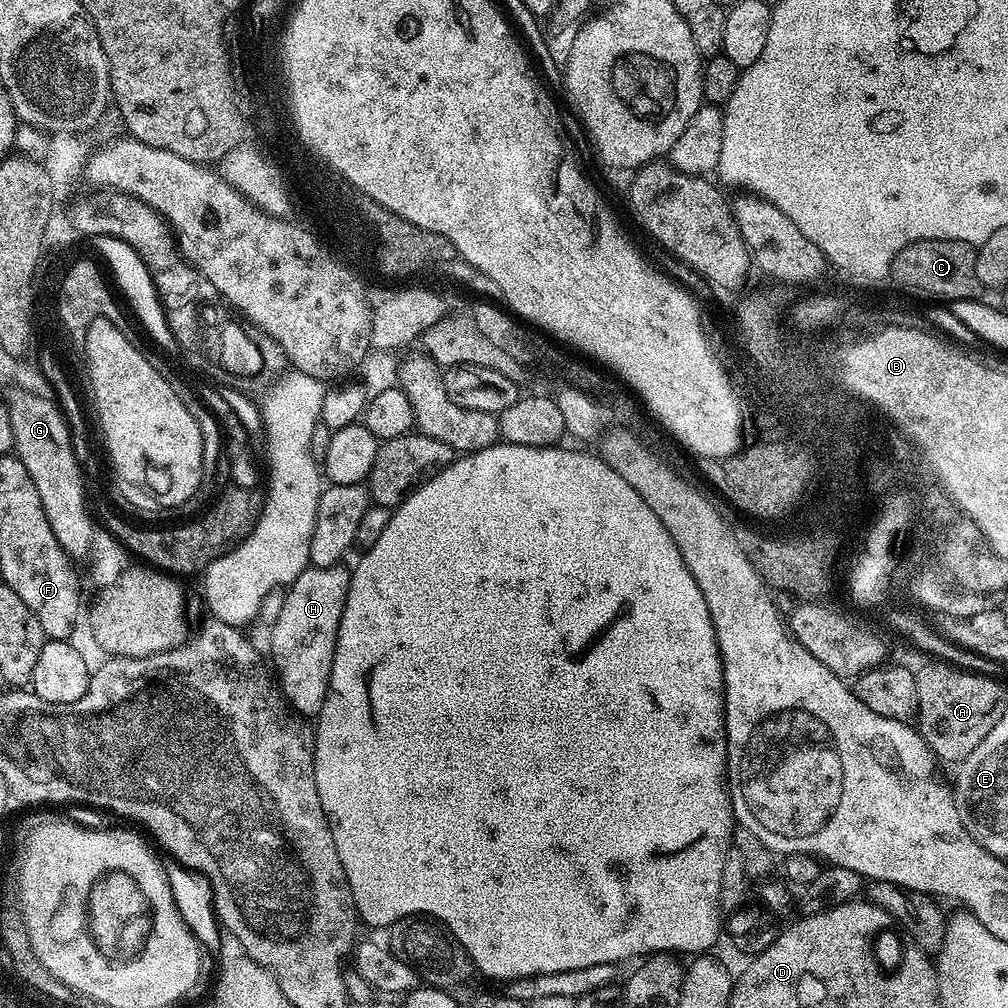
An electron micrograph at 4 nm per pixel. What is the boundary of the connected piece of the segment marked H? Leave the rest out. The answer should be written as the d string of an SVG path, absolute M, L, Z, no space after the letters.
M344 566L305 568L283 593L285 596L280 604L280 613L272 624L270 660L280 690L289 704L305 718L319 717L326 702L334 666L338 626L342 622L342 610L346 606L351 577L351 571L347 567L344 569Z

